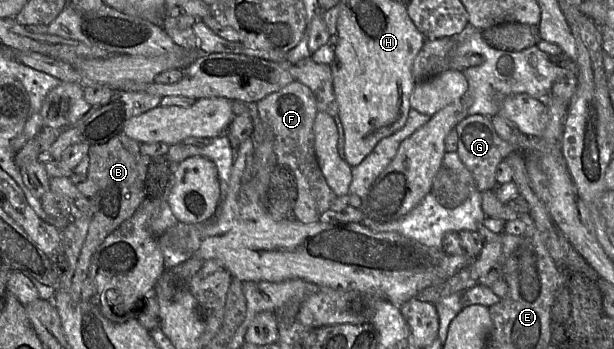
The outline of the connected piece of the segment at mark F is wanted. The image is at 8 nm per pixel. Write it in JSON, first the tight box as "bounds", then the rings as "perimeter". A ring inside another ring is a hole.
{"bounds":[256,81,337,224],"perimeter":[[[293,81],[257,101],[256,105],[261,119],[273,132],[278,164],[289,169],[296,181],[294,218],[305,224],[320,222],[320,217],[330,209],[337,195],[327,184],[315,152],[313,125],[318,113],[315,96],[306,85]]]}

